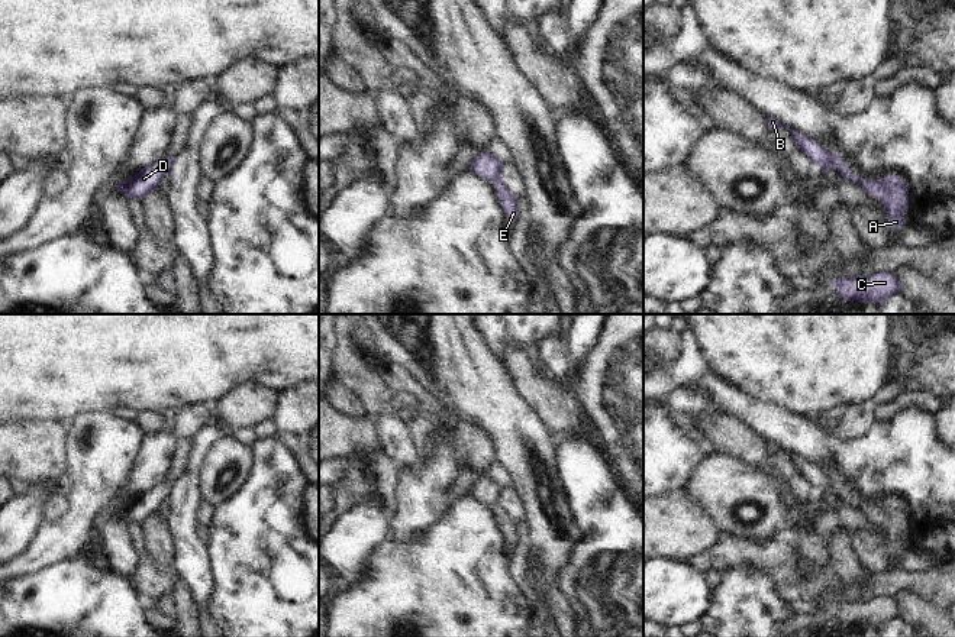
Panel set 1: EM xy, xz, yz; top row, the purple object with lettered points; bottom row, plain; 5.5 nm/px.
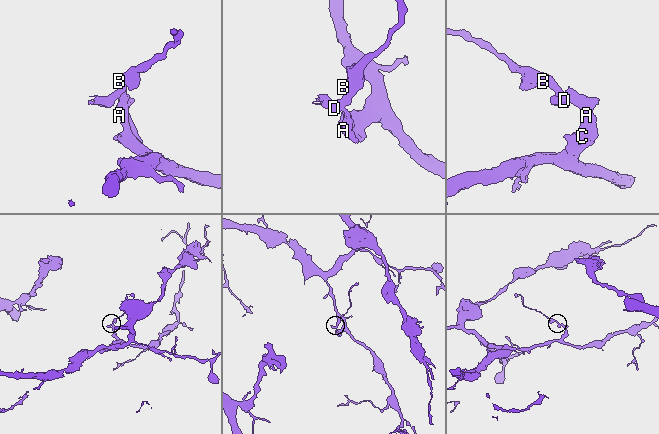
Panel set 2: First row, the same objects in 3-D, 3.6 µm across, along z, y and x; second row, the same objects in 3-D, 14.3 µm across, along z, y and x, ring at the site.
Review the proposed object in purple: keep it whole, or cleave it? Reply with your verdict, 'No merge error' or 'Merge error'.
Merge error.

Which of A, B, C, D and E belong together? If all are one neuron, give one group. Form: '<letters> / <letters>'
A C E / B D

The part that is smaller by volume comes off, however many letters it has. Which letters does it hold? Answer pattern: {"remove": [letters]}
{"remove": ["B", "D"]}

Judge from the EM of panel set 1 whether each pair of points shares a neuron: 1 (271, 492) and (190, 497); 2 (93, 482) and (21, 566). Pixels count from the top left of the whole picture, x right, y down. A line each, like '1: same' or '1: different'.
1: different
2: same

